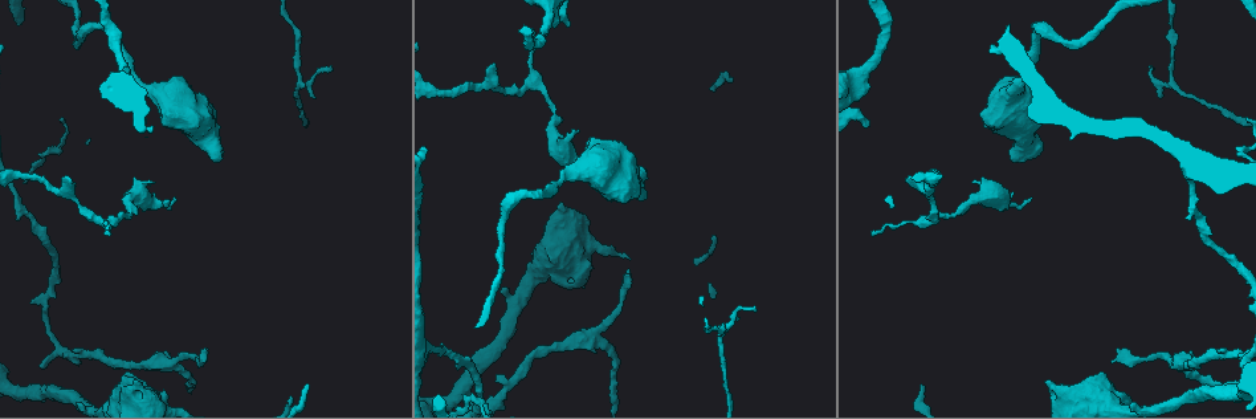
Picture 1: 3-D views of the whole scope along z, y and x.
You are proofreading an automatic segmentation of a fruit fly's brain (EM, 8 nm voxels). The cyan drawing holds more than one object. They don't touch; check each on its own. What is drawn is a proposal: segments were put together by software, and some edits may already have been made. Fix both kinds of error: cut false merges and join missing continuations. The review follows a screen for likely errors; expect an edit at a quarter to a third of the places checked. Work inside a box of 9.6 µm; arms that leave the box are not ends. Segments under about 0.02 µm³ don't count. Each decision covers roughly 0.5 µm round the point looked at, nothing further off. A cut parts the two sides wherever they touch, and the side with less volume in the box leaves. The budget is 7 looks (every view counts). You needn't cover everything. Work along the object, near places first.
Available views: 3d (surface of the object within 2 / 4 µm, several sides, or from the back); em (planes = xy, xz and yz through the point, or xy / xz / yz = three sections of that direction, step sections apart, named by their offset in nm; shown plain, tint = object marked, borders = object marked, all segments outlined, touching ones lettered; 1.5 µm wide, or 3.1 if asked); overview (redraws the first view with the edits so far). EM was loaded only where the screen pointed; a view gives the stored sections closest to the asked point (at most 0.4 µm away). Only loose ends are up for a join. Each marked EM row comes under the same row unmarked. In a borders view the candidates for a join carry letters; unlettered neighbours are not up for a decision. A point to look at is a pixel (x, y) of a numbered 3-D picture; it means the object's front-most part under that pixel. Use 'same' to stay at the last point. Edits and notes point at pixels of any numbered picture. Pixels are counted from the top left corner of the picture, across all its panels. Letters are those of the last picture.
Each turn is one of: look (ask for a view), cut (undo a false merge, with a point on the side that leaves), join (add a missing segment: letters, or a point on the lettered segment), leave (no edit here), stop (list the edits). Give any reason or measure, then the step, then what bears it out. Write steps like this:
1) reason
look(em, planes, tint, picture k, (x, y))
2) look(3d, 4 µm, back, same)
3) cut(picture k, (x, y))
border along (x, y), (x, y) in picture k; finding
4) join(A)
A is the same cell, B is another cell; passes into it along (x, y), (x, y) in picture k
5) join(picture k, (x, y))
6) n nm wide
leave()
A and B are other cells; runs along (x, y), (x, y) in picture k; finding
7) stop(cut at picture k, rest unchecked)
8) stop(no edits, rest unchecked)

tapers out
look(3d, 2 µm, picture 1, (170, 200))

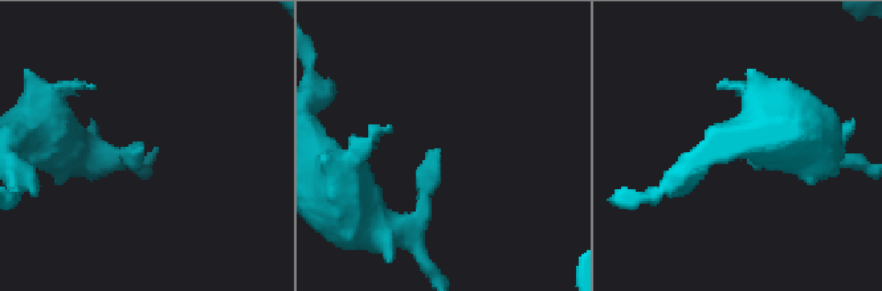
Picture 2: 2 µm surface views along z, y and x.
look(em, xz, step 8, tint, picture 2, (141, 150))

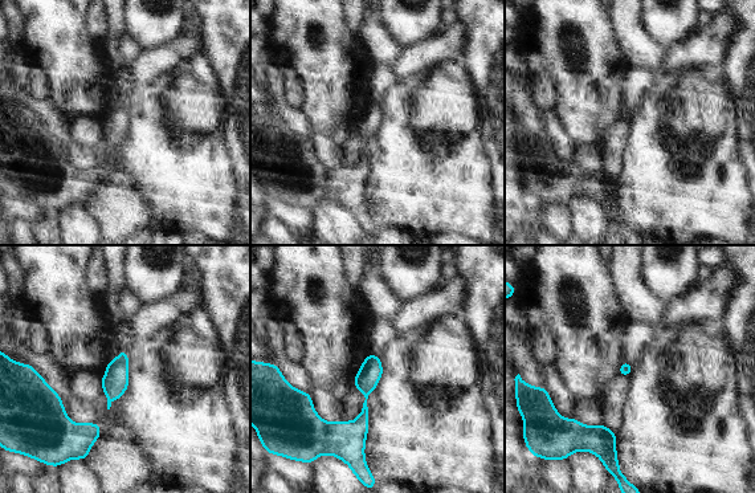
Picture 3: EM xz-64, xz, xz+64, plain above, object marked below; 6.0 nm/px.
look(em, planes, borders, same)

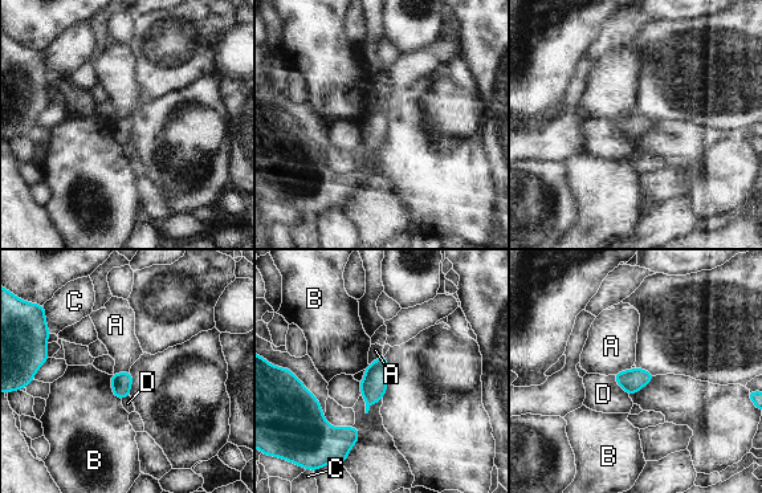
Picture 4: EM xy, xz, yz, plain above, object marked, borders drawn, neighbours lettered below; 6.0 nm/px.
leave()
A, B, C and D are other cells; border along (382, 351), (369, 365) in picture 4; no lettered segment goes on from it

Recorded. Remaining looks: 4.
sharp bend
look(em, yz, step 4, tint, picture 1, (519, 194))

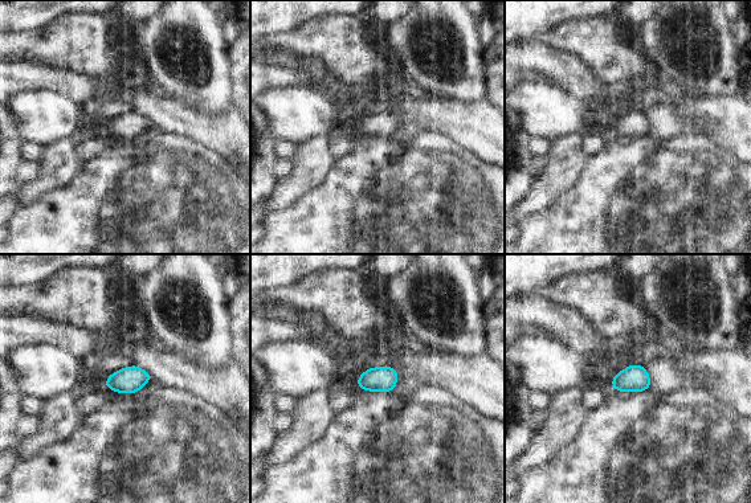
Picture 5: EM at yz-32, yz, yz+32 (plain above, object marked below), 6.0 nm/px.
look(em, planes, borders, same)

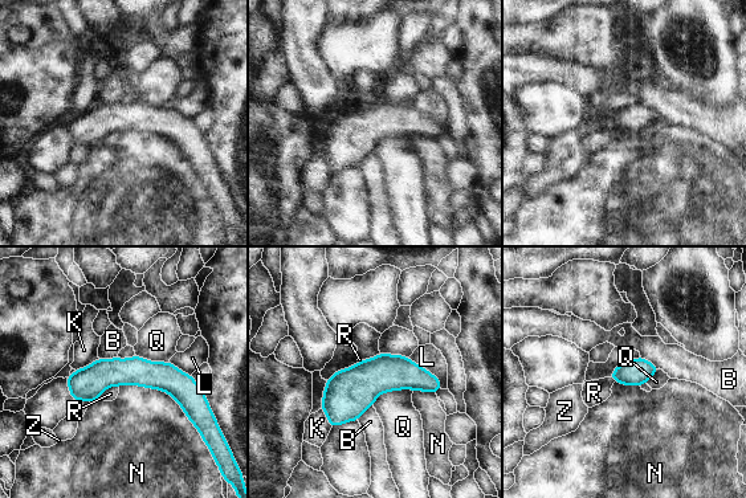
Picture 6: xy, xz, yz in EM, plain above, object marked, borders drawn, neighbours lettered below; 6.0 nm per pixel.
160 nm wide
leave()
B, K, L, N, Q, R and Z are other cells; border along (119, 386), (166, 391), (196, 427) in picture 6; all the same neuron

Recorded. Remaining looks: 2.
abrupt turn
look(em, planes, borders, picture 1, (727, 330))

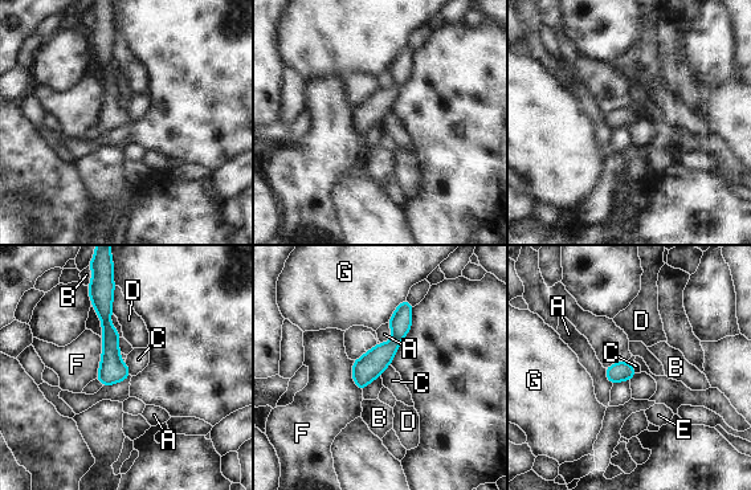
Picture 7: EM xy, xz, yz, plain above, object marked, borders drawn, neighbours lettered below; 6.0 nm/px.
120 nm wide
leave()
A, B, C, D, E, F and G are other cells; all the same neuron

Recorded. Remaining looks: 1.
stop(no edits, rest unchecked)

